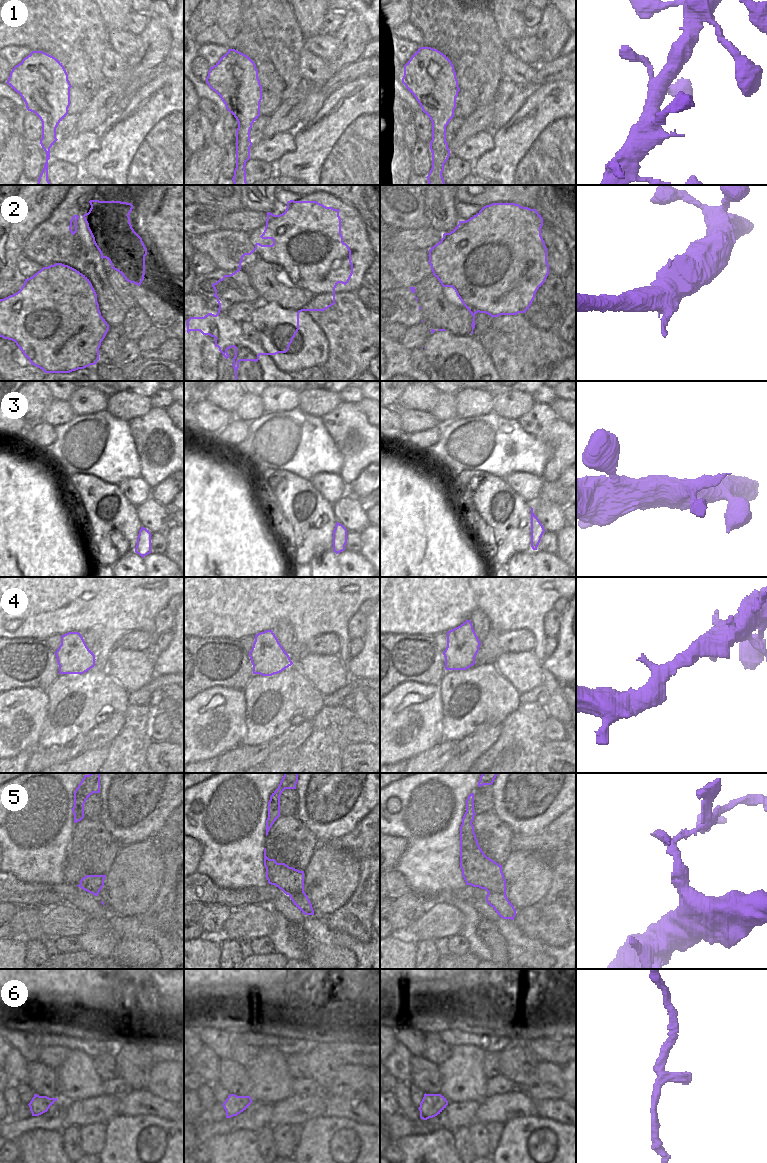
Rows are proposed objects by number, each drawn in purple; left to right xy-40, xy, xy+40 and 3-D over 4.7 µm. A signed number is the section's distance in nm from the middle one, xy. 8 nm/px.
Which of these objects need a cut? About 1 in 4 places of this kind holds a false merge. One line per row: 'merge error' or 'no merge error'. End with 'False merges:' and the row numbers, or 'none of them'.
1: no merge error
2: no merge error
3: no merge error
4: no merge error
5: no merge error
6: no merge error
False merges: none of them

